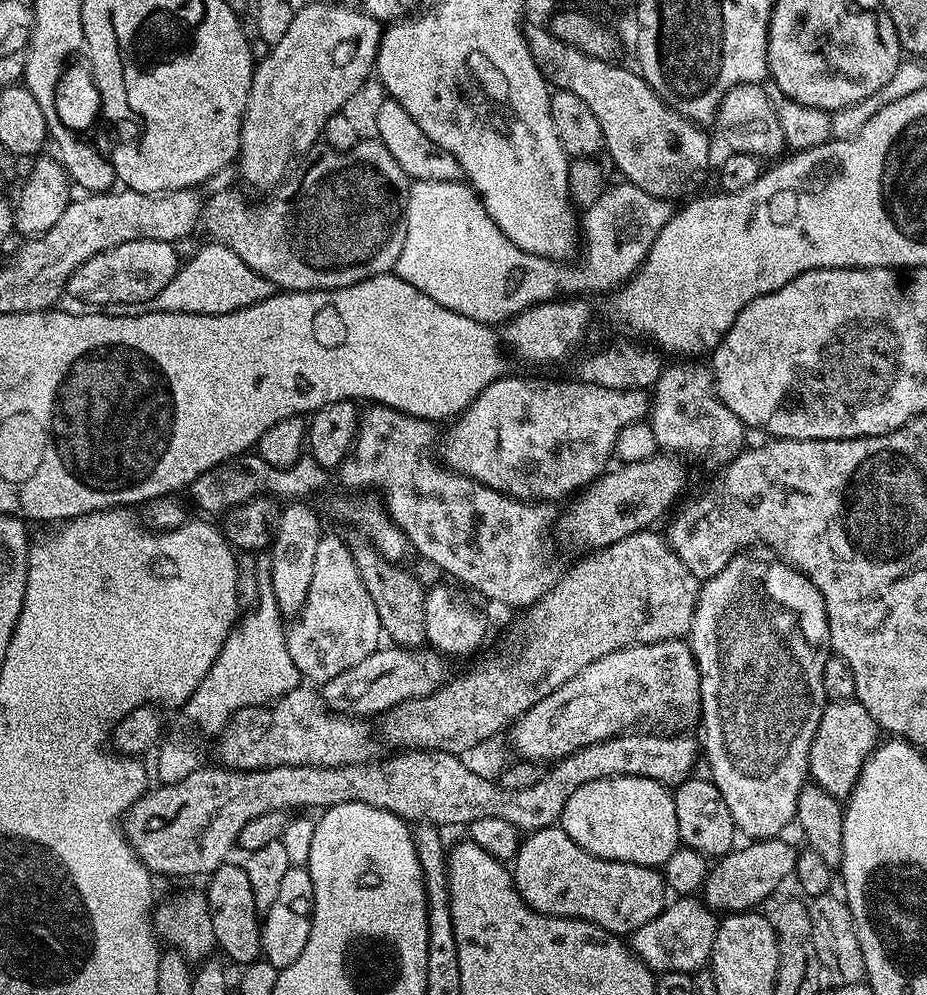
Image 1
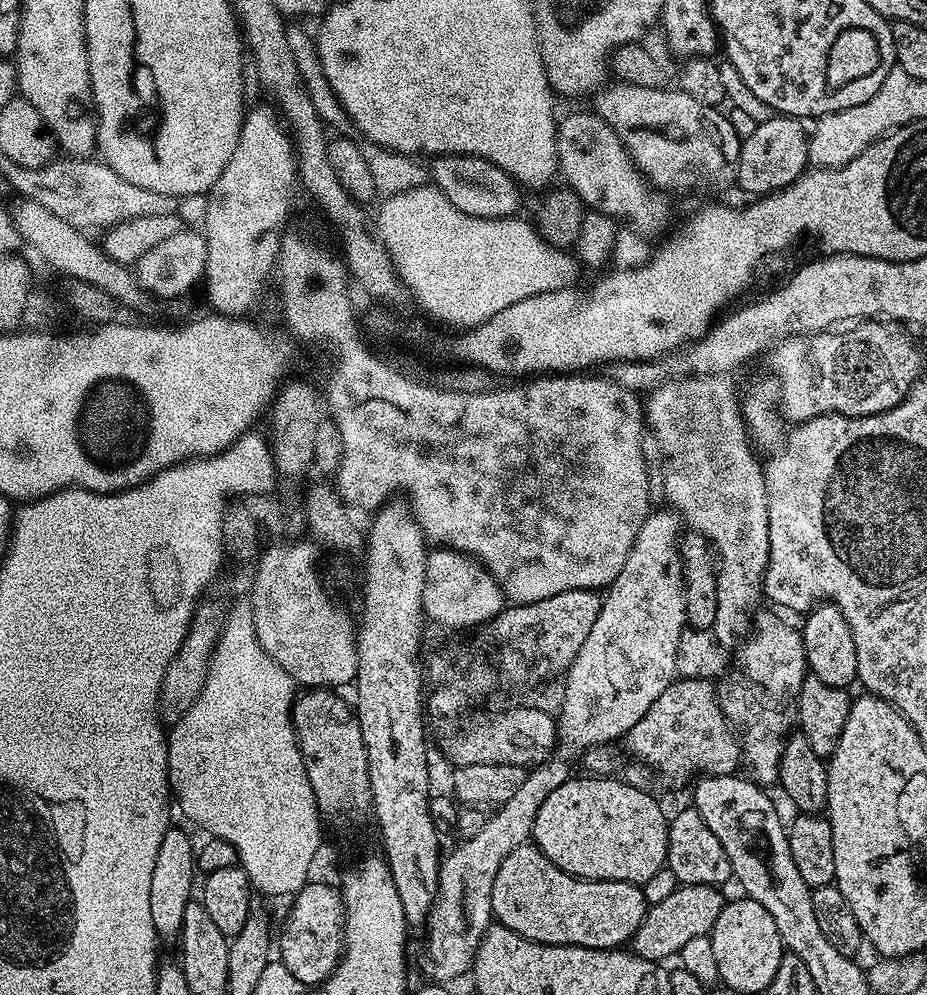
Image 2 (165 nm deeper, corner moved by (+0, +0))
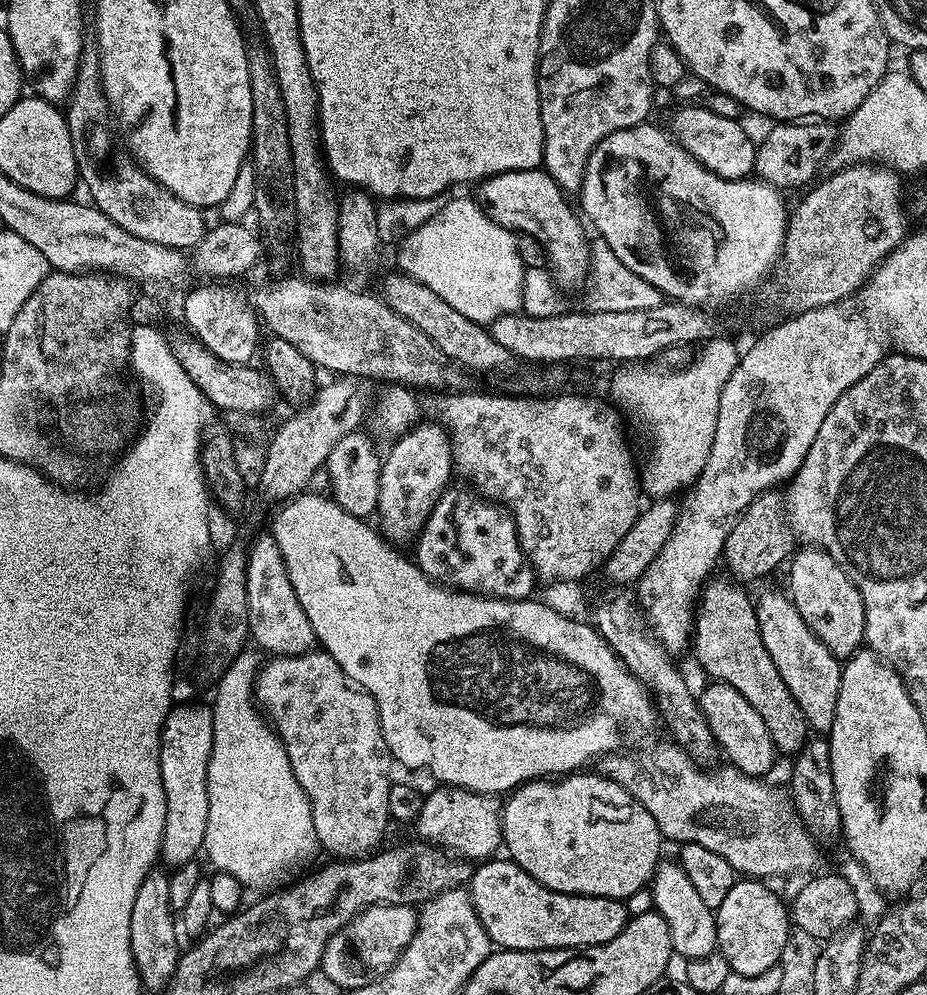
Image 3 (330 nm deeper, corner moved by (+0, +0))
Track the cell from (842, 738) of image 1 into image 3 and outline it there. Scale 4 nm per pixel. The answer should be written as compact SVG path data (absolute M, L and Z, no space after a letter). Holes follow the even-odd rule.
M764 592L760 597L755 597L762 642L766 650L770 650L770 658L774 658L778 674L782 674L782 682L786 682L790 694L794 694L794 702L798 702L798 710L802 710L809 729L816 734L831 733L834 714L838 710L841 661L830 654L830 650L822 646L814 630L810 630L810 626L802 622L802 614L798 614L791 596L780 592Z

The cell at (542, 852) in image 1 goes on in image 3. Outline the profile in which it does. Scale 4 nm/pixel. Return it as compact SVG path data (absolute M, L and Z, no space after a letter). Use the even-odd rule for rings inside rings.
M489 858L477 863L466 887L491 943L510 952L605 944L610 938L618 938L630 919L622 900L555 892L507 858Z

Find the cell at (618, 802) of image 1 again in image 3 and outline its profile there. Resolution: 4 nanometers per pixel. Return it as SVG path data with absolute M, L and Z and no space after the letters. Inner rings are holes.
M568 774L563 778L556 779L537 778L519 785L502 804L500 838L503 851L508 851L505 852L507 859L512 860L518 866L522 866L522 870L526 870L526 874L530 874L538 882L542 882L542 886L546 886L550 890L565 892L571 896L597 896L598 898L614 898L615 900L625 901L630 894L634 894L634 890L649 887L652 877L656 874L656 869L662 863L662 857L660 857L662 837L658 830L658 822L654 822L654 818L650 818L650 810L646 810L646 806L639 804L626 789L618 786L618 782L599 774L593 774L593 776L580 775L584 774Z

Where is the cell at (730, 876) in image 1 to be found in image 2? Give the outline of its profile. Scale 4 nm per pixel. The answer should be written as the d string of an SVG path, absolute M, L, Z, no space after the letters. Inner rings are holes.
M682 884L677 886L670 898L651 905L638 930L630 941L631 951L637 956L657 962L667 961L667 956L679 957L682 946L690 942L690 938L709 935L718 922L718 914L722 914L726 903L719 887L711 884Z

